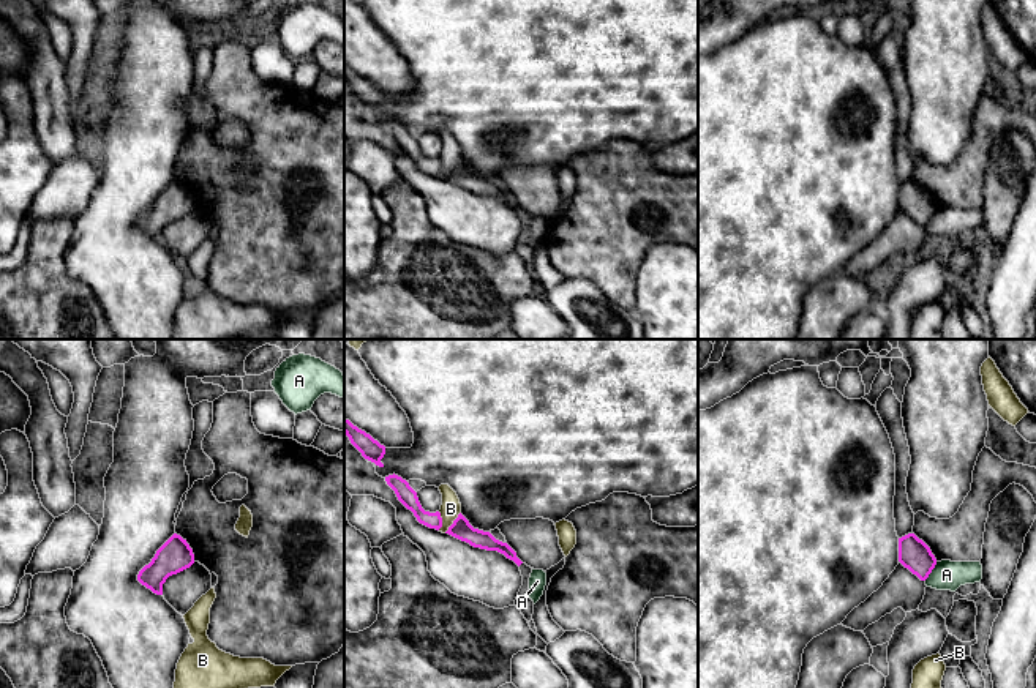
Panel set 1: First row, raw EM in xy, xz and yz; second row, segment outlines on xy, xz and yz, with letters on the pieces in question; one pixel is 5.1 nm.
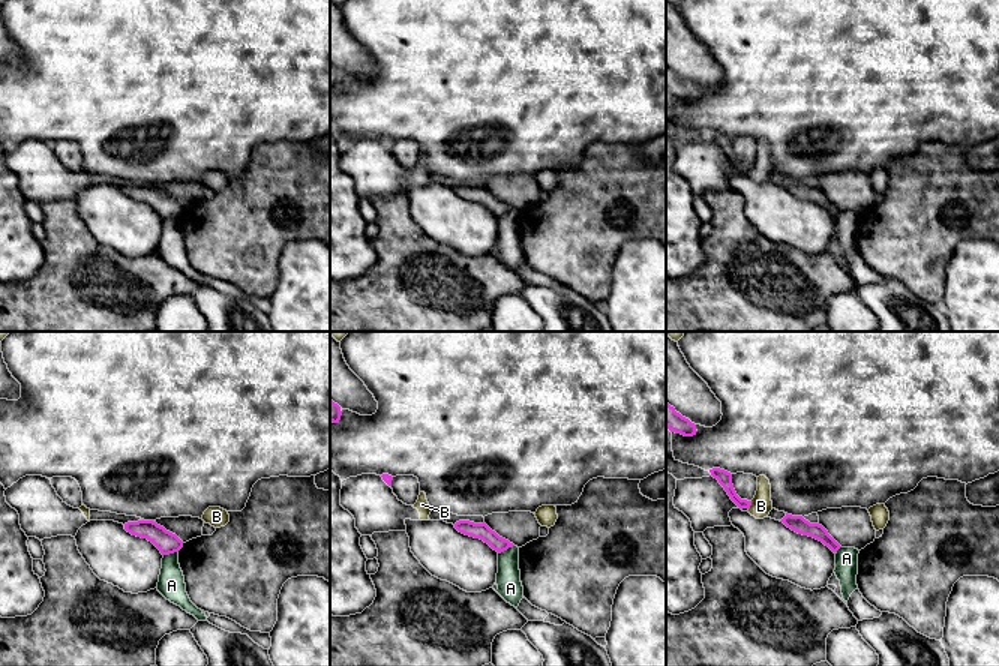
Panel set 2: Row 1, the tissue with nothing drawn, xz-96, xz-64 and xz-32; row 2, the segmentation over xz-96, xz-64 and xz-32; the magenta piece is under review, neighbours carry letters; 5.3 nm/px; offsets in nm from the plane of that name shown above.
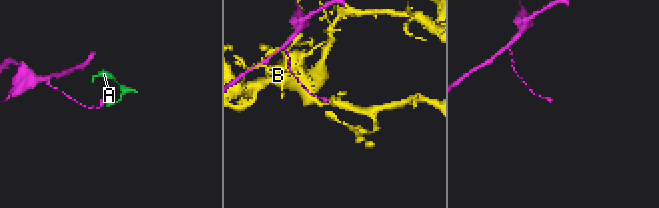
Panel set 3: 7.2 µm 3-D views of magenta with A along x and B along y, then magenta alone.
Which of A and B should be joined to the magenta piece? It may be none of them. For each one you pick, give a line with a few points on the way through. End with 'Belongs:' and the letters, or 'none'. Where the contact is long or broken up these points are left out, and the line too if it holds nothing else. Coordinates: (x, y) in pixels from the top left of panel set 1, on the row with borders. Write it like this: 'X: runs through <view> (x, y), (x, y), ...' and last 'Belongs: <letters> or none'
Belongs: none

